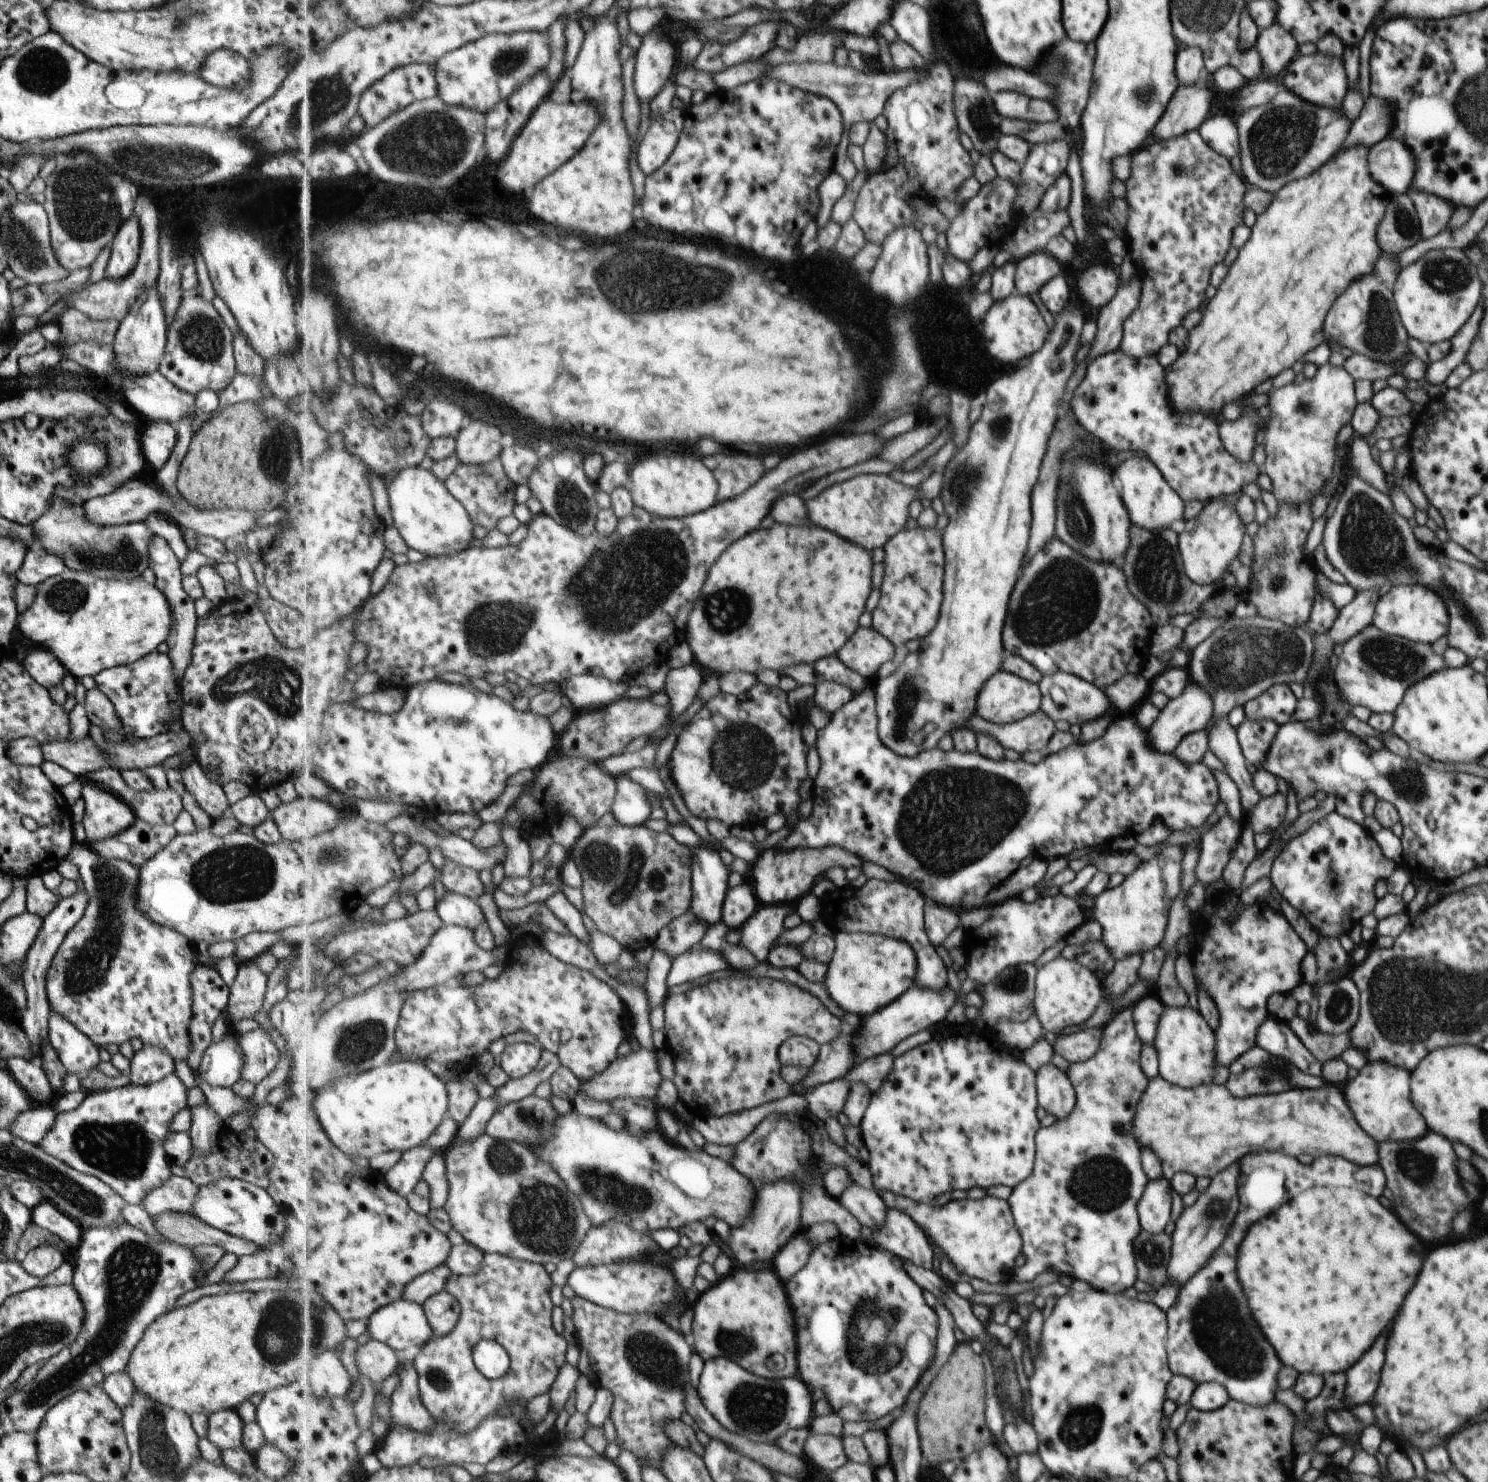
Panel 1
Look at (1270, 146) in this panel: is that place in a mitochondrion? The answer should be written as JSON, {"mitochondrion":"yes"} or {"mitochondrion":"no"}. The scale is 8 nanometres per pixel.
{"mitochondrion":"yes"}

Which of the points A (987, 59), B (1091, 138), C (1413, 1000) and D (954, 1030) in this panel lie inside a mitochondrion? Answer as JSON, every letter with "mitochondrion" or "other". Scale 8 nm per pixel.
{"A":"other","B":"other","C":"mitochondrion","D":"other"}

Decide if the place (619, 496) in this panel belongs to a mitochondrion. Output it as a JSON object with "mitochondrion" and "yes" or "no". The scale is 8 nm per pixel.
{"mitochondrion":"no"}

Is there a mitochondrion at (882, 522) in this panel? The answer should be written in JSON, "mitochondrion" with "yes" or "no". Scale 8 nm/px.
{"mitochondrion":"no"}

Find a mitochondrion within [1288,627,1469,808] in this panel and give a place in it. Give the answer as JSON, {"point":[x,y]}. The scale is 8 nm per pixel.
{"point":[1393,659]}

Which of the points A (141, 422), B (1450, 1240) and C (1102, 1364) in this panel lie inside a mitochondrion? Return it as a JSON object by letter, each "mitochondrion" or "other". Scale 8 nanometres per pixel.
{"A":"other","B":"other","C":"other"}

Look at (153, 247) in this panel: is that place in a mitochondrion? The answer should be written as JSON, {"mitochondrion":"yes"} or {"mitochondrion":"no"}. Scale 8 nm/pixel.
{"mitochondrion":"no"}

